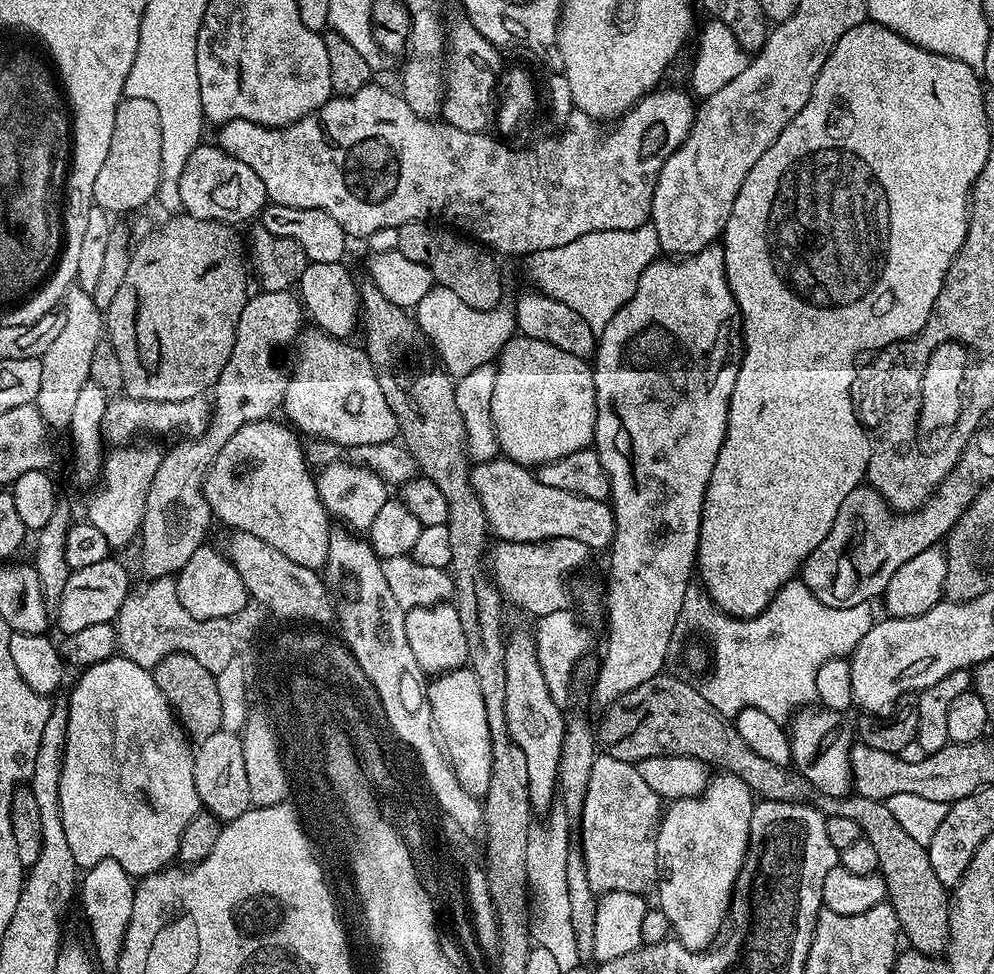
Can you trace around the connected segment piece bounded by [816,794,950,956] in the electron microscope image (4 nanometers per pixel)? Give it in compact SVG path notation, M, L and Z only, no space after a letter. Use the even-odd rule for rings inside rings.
M855 794L826 795L820 796L816 805L826 818L844 816L859 824L864 838L878 853L877 871L886 882L888 903L898 918L903 937L905 935L908 938L913 951L924 955L941 955L948 946L950 896L944 884L935 877L927 847L915 841L900 827L885 801L862 798Z

